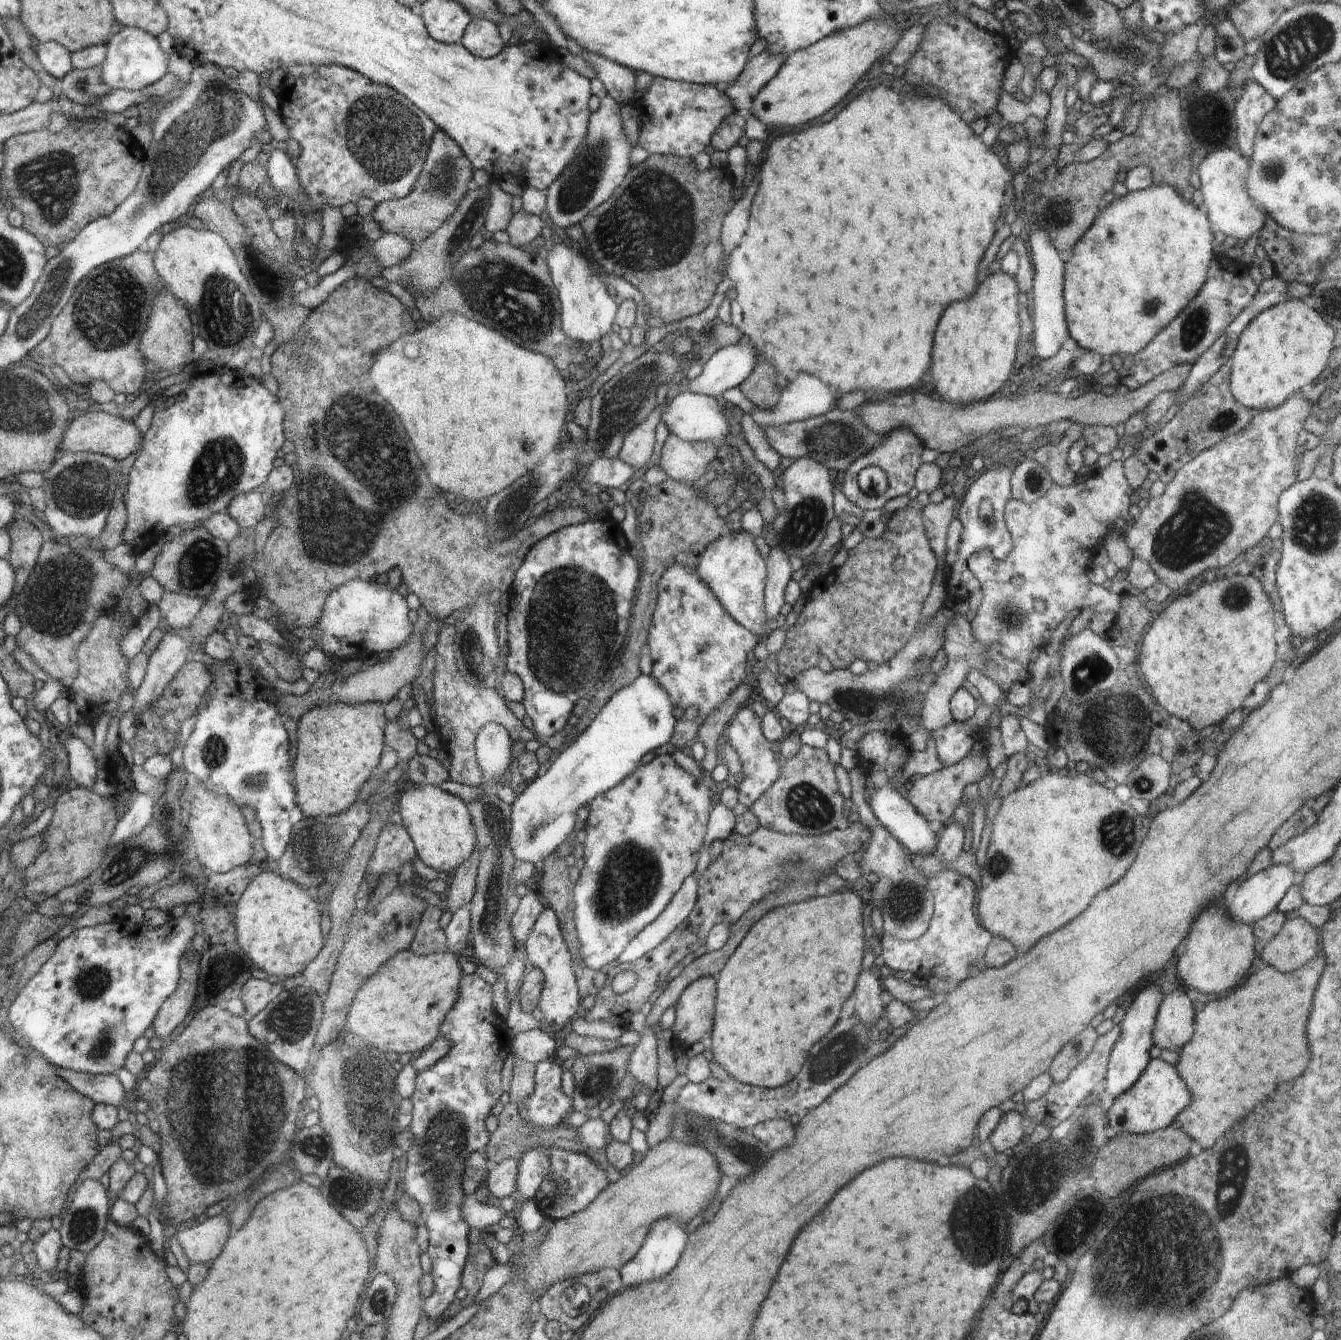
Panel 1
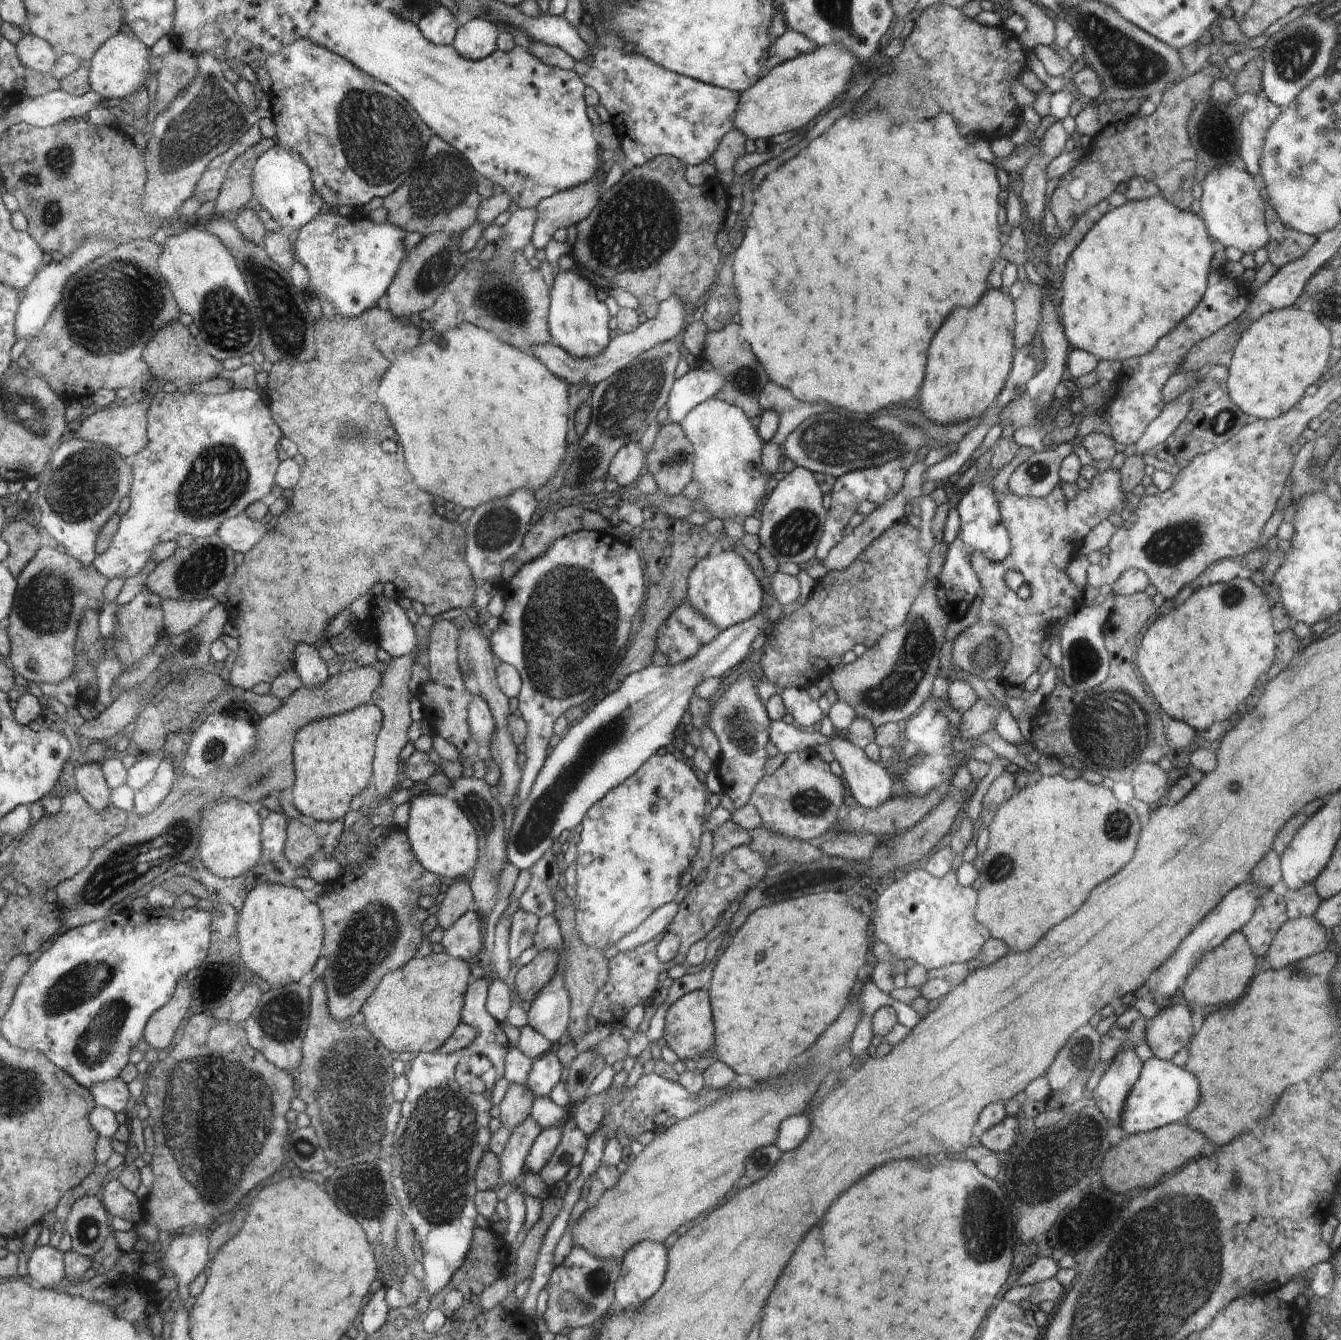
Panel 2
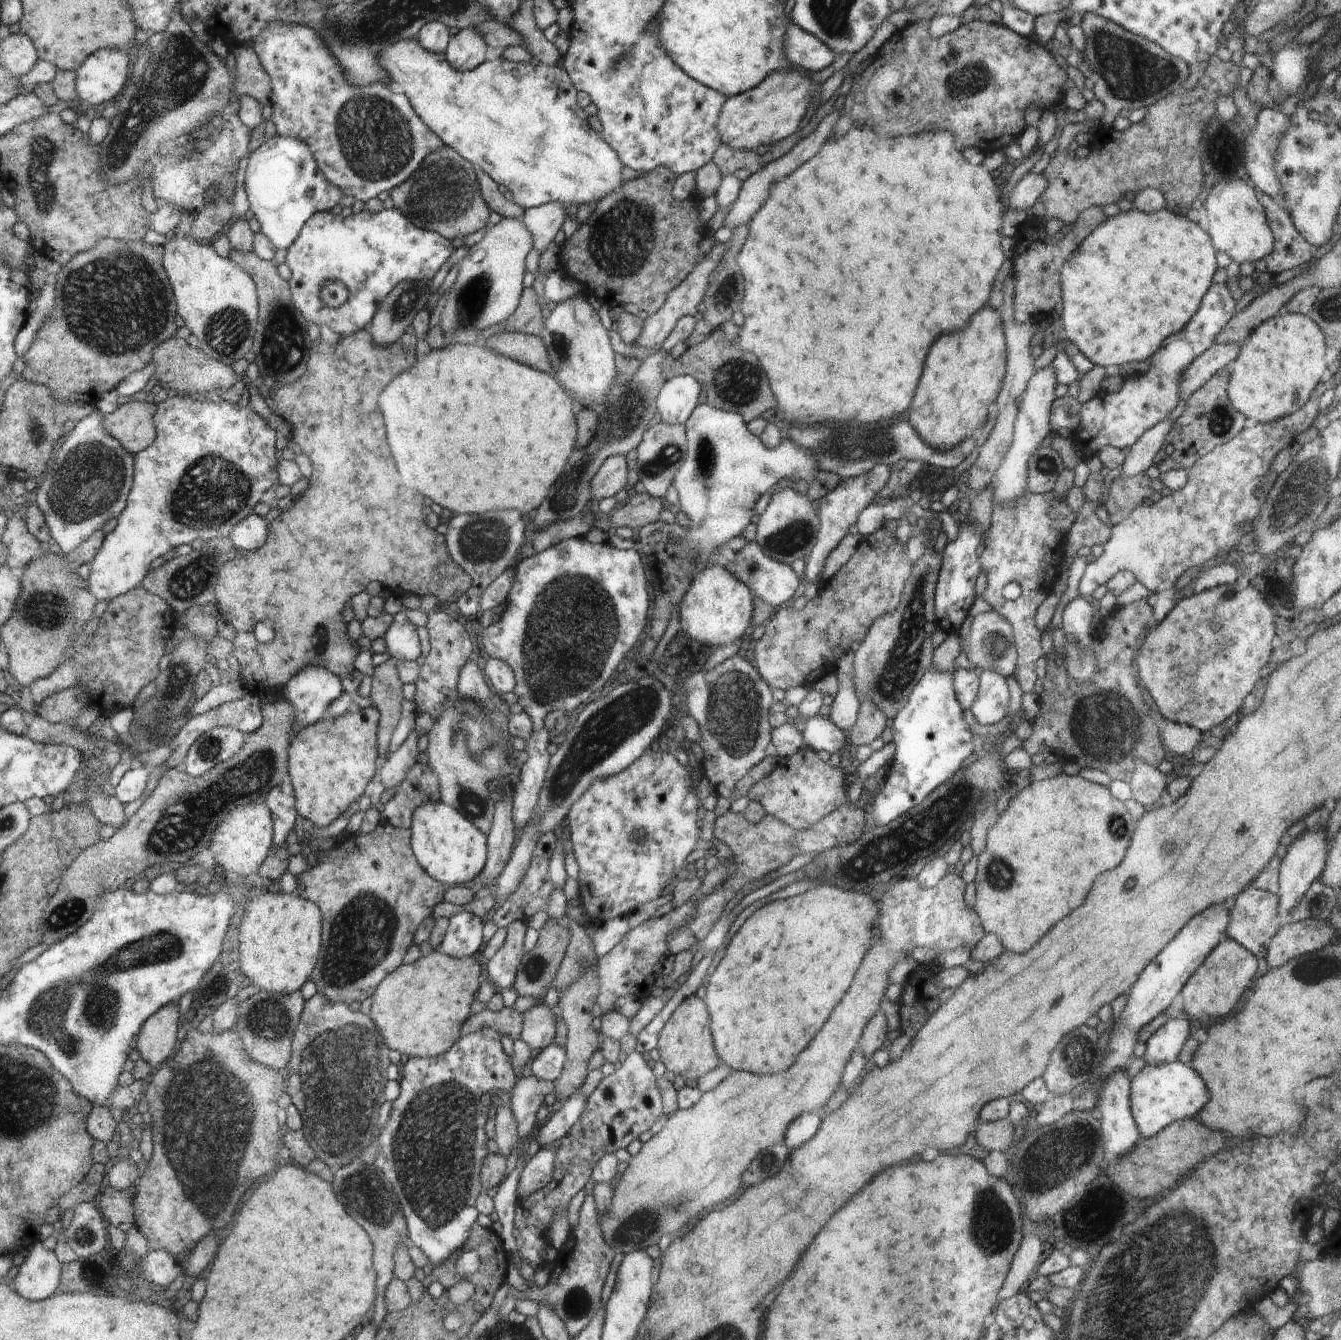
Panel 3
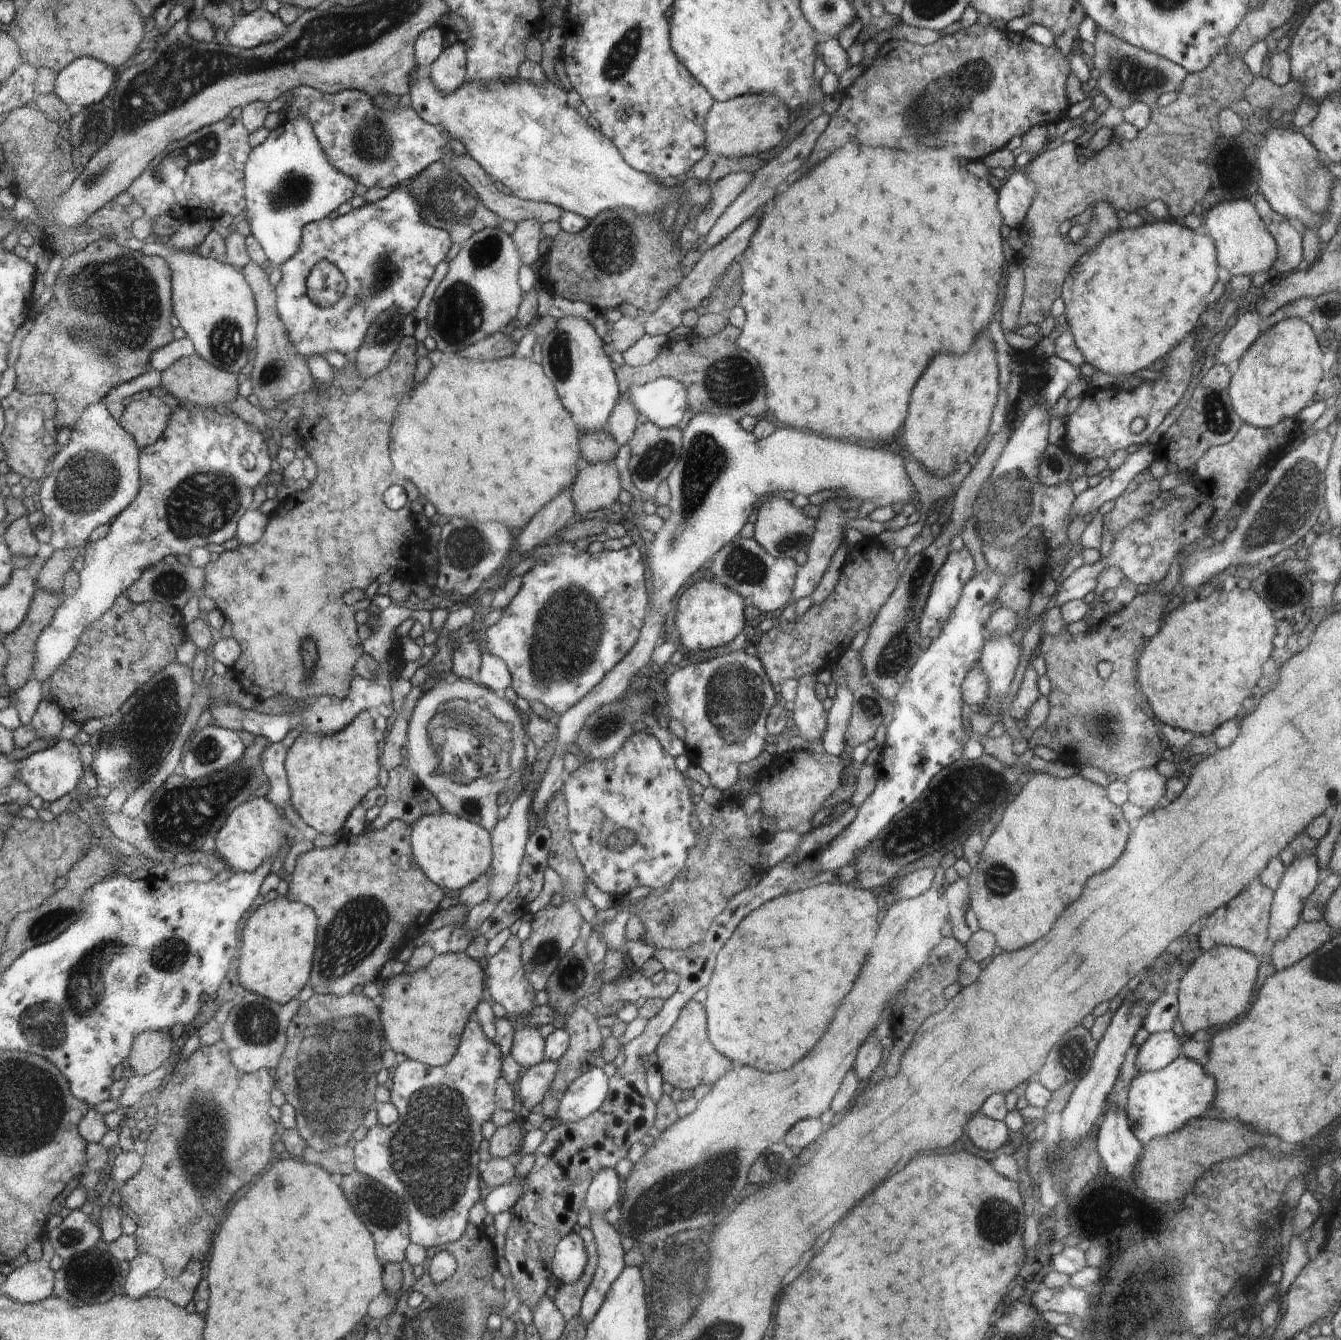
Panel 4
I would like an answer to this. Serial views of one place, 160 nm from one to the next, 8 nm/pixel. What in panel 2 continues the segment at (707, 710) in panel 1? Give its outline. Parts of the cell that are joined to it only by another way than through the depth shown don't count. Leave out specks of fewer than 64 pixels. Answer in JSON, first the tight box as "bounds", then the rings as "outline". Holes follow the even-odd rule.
{"bounds":[657,603,721,665],"outline":[[[682,603],[657,628],[657,649],[668,658],[667,665],[681,665],[696,657],[721,632],[697,608]]]}

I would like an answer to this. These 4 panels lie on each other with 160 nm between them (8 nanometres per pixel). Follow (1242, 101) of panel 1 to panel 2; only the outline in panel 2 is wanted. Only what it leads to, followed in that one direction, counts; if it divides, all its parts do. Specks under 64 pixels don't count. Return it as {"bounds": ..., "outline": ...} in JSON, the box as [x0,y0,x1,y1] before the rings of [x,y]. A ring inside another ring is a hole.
{"bounds":[1240,93,1281,183],"outline":[[[1260,93],[1255,96],[1254,106],[1246,109],[1240,122],[1242,144],[1240,156],[1246,164],[1246,170],[1261,183],[1260,157],[1262,145],[1268,127],[1281,112],[1281,107],[1274,104],[1267,96]]]}

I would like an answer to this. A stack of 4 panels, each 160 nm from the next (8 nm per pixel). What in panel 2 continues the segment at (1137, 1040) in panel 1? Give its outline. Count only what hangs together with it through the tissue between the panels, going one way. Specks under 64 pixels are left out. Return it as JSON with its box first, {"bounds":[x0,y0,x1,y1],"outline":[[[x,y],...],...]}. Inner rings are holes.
{"bounds":[1091,1048,1143,1126],"outline":[[[1134,1048],[1117,1051],[1108,1069],[1093,1092],[1091,1102],[1102,1111],[1112,1126],[1119,1126],[1124,1103],[1138,1080],[1143,1062]]]}

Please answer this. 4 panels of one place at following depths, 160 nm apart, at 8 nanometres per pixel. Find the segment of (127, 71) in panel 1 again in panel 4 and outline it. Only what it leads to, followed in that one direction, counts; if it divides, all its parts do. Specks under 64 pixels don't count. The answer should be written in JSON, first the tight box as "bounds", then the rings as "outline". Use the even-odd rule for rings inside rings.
{"bounds":[54,58,114,106],"outline":[[[82,58],[74,60],[67,68],[62,68],[57,73],[56,82],[54,82],[54,93],[62,102],[69,106],[91,106],[94,102],[102,104],[104,96],[110,92],[114,82],[114,72],[110,66],[102,64],[100,60],[94,58]]]}

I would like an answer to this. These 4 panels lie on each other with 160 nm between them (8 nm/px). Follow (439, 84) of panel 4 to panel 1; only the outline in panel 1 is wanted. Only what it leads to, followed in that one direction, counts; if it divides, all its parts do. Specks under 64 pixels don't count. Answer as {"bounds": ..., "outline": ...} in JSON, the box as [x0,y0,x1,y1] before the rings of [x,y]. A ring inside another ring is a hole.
{"bounds":[462,17,504,59],"outline":[[[474,17],[470,22],[462,44],[474,56],[485,59],[496,56],[504,46],[497,24],[480,17]]]}

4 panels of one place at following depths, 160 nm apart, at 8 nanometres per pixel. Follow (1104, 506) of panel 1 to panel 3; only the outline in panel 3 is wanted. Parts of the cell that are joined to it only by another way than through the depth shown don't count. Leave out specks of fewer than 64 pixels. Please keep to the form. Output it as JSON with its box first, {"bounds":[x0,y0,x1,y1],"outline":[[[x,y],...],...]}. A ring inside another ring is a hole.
{"bounds":[978,491,1076,693],"outline":[[[1052,491],[1044,494],[1026,492],[1007,507],[1000,503],[993,506],[988,528],[989,539],[978,557],[987,580],[981,598],[1012,625],[1017,648],[1017,663],[1012,676],[1024,693],[1033,690],[1037,679],[1034,664],[1043,656],[1040,647],[1042,632],[1035,625],[1035,616],[1061,571],[1066,536],[1076,517],[1065,499],[1057,499]],[[1009,582],[1017,582],[1021,588],[1021,594],[1016,600],[1008,600],[1002,595],[1002,588]]]}

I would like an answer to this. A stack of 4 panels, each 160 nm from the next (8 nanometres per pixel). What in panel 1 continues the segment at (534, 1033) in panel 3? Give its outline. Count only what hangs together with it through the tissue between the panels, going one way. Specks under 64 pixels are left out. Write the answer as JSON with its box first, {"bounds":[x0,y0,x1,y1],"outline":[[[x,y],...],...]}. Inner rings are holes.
{"bounds":[520,905,583,1026],"outline":[[[546,905],[545,910],[538,916],[520,950],[523,951],[527,961],[535,968],[539,968],[545,976],[545,990],[541,996],[541,1010],[546,1015],[545,1022],[564,1026],[578,1012],[578,1006],[583,998],[579,995],[573,960],[563,939],[556,913],[549,906]]]}

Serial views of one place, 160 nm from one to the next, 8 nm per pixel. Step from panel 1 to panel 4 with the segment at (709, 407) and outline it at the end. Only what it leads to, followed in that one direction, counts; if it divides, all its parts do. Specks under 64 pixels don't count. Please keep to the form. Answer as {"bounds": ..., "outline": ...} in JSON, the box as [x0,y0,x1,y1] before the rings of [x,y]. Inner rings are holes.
{"bounds":[534,413,914,825],"outline":[[[706,413],[694,415],[681,432],[684,434],[681,459],[666,480],[670,488],[671,515],[654,534],[654,542],[646,552],[654,592],[650,592],[650,610],[642,624],[641,637],[629,656],[610,671],[585,699],[555,718],[558,732],[554,756],[534,794],[534,816],[539,825],[543,824],[538,817],[540,812],[548,810],[549,804],[563,789],[567,746],[574,744],[588,716],[602,706],[620,700],[630,690],[630,682],[635,676],[649,669],[658,636],[663,632],[664,606],[668,606],[672,596],[702,564],[717,555],[745,527],[750,512],[755,510],[754,502],[758,504],[760,496],[765,497],[772,492],[776,494],[776,490],[792,490],[806,497],[830,491],[838,494],[838,498],[857,498],[861,503],[871,501],[876,508],[881,508],[897,502],[904,504],[914,492],[906,472],[906,461],[890,450],[864,450],[860,446],[850,446],[840,440],[834,442],[832,438],[794,428],[780,428],[768,438],[755,438],[732,416]]]}

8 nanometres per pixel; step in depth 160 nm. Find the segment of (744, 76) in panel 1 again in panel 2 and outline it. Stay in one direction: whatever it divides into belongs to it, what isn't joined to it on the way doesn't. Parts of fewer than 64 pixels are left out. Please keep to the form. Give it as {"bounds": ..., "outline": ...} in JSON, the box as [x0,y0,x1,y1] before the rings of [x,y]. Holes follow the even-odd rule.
{"bounds":[765,29,816,72],"outline":[[[788,29],[769,48],[769,58],[765,60],[765,70],[768,72],[772,67],[778,66],[778,64],[799,54],[812,52],[815,48],[816,44],[809,38]]]}

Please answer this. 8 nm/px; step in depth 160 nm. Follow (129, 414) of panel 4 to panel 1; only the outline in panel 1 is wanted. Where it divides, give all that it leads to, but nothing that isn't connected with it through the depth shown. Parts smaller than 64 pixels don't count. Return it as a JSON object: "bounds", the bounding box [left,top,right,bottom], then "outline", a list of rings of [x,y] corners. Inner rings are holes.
{"bounds":[63,412,142,463],"outline":[[[83,412],[78,418],[74,418],[70,423],[69,430],[65,432],[63,440],[64,452],[70,451],[79,453],[88,451],[113,457],[124,463],[129,462],[136,452],[140,450],[142,441],[140,441],[140,432],[135,427],[136,422],[125,421],[122,417],[114,416],[105,412]]]}

